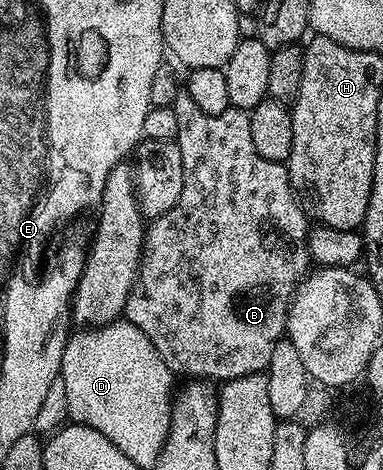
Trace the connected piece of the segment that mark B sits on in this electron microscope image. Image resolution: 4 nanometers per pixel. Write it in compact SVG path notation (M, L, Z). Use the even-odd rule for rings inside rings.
M178 90L173 106L175 117L179 117L179 133L176 145L183 157L183 193L179 193L179 201L167 213L152 220L145 229L145 244L141 250L141 267L137 271L137 280L133 282L131 293L127 297L124 318L131 325L143 329L147 341L155 345L159 357L163 357L174 376L189 375L190 380L204 379L206 381L224 381L256 375L264 372L271 361L271 353L275 353L275 345L286 338L289 325L289 304L297 291L297 284L309 274L311 260L309 258L310 220L293 194L289 184L289 168L285 163L267 161L255 153L255 145L251 141L251 121L244 111L230 109L218 115L208 115L191 101L184 91Z

